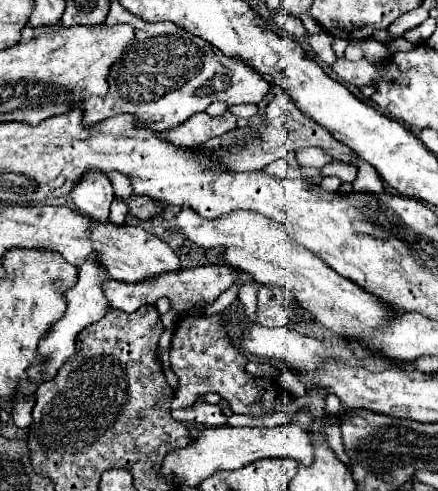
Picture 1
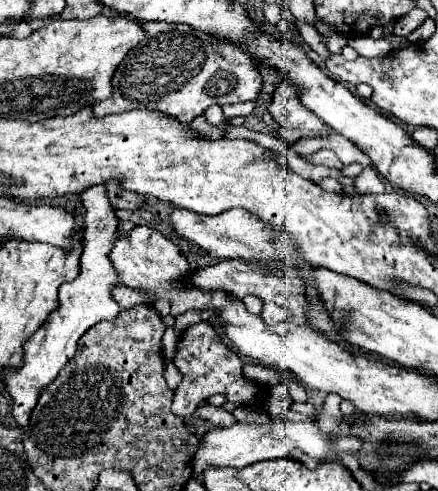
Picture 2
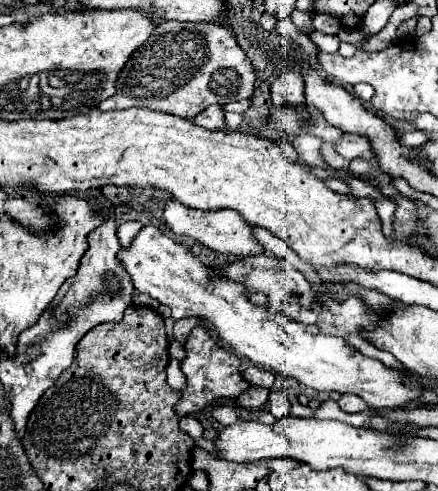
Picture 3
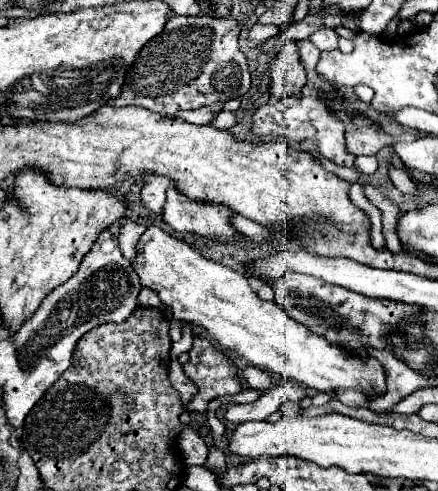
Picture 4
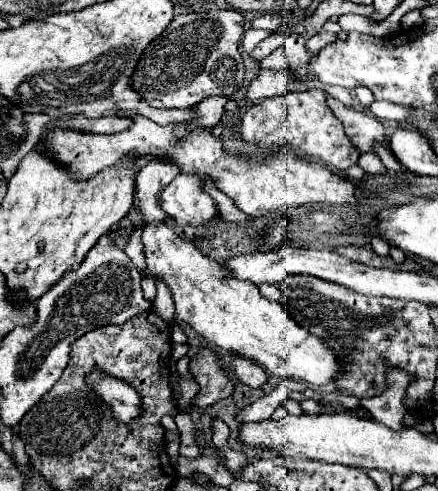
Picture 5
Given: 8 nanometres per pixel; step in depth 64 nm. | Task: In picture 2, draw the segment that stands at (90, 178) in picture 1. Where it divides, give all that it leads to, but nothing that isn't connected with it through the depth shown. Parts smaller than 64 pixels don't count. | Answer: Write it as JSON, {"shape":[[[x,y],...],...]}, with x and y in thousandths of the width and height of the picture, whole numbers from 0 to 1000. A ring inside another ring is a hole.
{"shape":[[[219,375],[183,391],[183,407],[187,420],[196,424],[183,558],[174,570],[137,582],[137,627],[119,640],[119,648],[100,656],[100,668],[91,668],[82,684],[64,692],[64,717],[55,721],[55,749],[46,749],[46,758],[18,758],[18,766],[9,766],[14,794],[32,811],[27,847],[46,872],[64,864],[68,839],[78,835],[96,790],[110,786],[132,766],[132,754],[169,725],[183,684],[219,656],[260,652],[265,640],[274,635],[274,623],[265,619],[265,611],[256,611],[256,587],[274,578],[274,570],[247,530],[247,513],[256,509],[260,493],[260,473],[269,464],[260,424],[251,420],[237,375]]]}

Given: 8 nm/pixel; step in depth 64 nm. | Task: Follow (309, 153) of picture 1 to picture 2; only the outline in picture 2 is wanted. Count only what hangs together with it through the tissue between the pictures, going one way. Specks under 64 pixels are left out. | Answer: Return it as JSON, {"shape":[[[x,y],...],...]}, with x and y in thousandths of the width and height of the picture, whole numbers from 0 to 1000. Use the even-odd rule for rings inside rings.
{"shape":[[[731,303],[721,312],[692,320],[694,326],[715,336],[749,338],[749,342],[781,342],[781,330],[758,305]]]}

